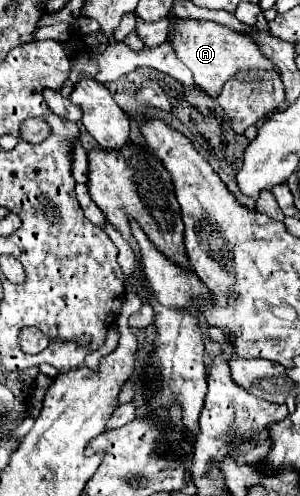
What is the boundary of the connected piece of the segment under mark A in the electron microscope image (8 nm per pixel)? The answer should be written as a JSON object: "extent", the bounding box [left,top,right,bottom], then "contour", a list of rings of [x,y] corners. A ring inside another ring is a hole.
{"extent":[167,18,273,96],"contour":[[[173,18],[167,42],[171,44],[177,58],[193,72],[195,84],[209,96],[219,96],[223,84],[243,68],[273,68],[273,64],[261,56],[259,48],[247,34],[239,34],[211,20]]]}

